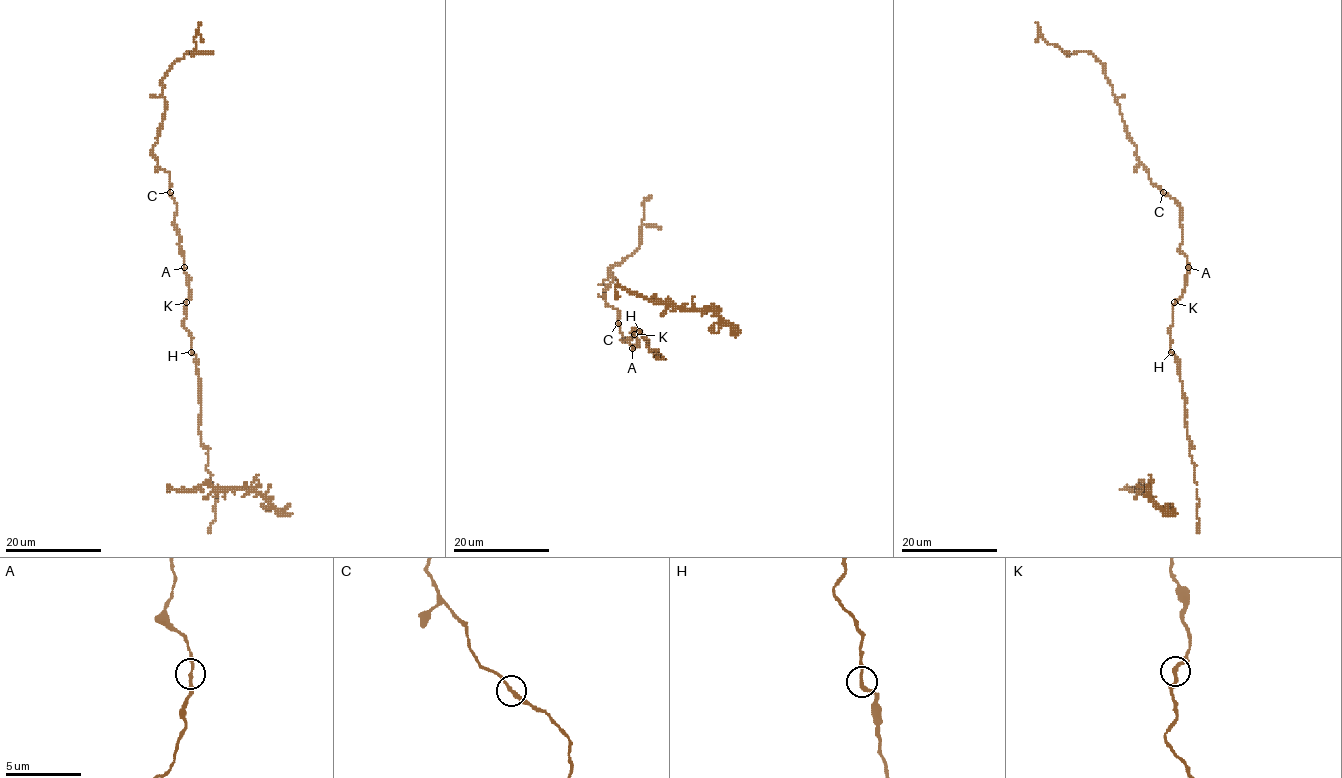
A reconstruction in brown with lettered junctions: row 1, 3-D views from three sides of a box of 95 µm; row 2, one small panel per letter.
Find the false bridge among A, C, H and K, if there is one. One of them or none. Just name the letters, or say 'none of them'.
none of them

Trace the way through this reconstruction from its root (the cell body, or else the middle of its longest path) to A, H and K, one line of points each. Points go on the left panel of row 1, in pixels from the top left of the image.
A: (188, 285), (184, 267)
H: (188, 285), (191, 296), (184, 306), (183, 325), (192, 338), (192, 352)
K: (188, 285), (191, 296), (186, 302)

